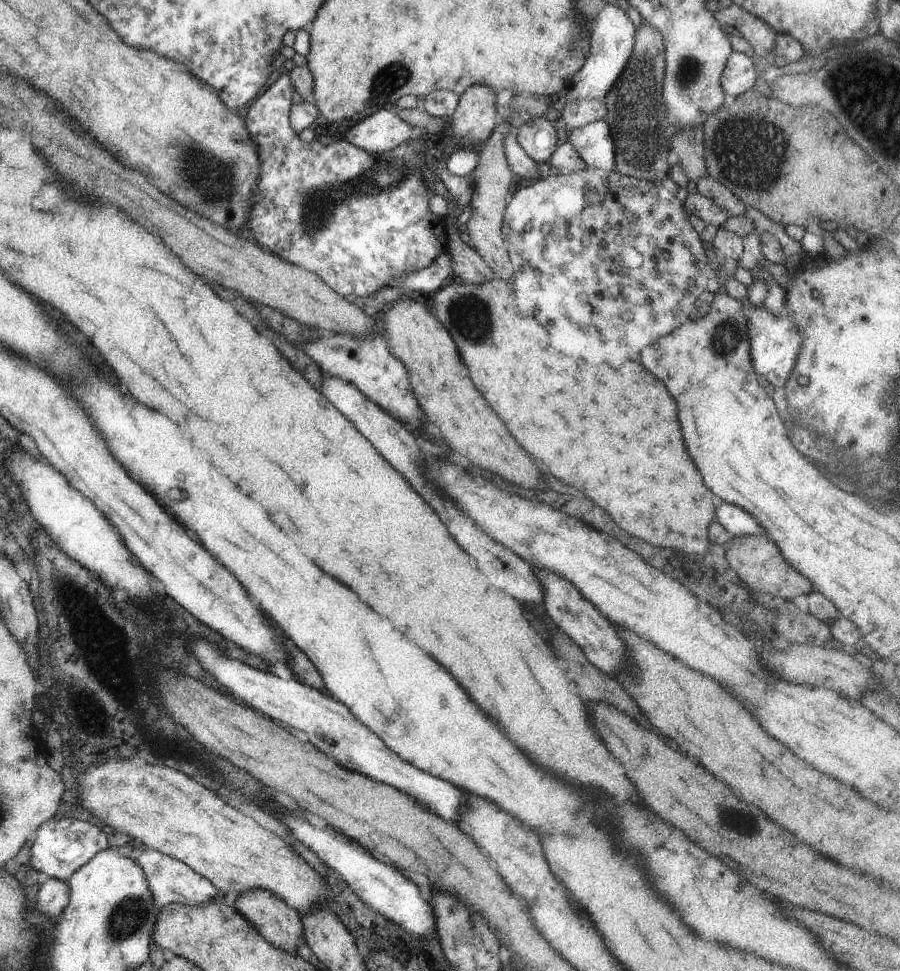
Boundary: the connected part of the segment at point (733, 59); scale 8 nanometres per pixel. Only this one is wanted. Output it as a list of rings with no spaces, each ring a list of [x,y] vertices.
[[[734,51],[728,56],[722,72],[722,90],[731,96],[740,96],[754,88],[757,73],[750,54]]]

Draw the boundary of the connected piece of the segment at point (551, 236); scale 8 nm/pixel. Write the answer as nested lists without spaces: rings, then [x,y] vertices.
[[[586,168],[571,173],[561,172],[547,178],[541,177],[533,183],[530,182],[530,186],[526,186],[526,188],[517,187],[508,206],[504,209],[502,236],[514,270],[511,286],[518,308],[526,316],[536,318],[550,332],[552,344],[558,352],[562,352],[570,358],[582,358],[592,366],[602,364],[602,362],[606,362],[610,366],[622,366],[622,362],[626,362],[630,356],[638,354],[644,346],[656,342],[658,338],[670,334],[676,327],[682,326],[684,322],[688,321],[694,308],[694,302],[708,288],[710,278],[716,276],[716,271],[708,262],[708,254],[702,245],[700,235],[690,224],[689,215],[683,202],[676,198],[670,188],[624,176],[619,172],[614,172],[614,169],[607,171]]]

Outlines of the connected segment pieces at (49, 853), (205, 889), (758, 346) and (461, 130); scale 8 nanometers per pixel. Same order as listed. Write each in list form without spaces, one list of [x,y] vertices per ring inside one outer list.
[[[58,816],[47,820],[40,826],[36,838],[33,838],[30,866],[38,872],[63,881],[70,880],[72,874],[81,866],[90,862],[98,852],[108,848],[108,838],[102,829],[88,821]]]
[[[151,848],[144,850],[138,858],[134,859],[134,862],[142,866],[158,909],[172,903],[202,906],[214,903],[214,898],[220,894],[218,888],[208,878],[192,870],[185,862],[157,850]]]
[[[760,305],[752,306],[748,315],[748,336],[754,370],[776,388],[783,387],[796,364],[796,356],[800,352],[800,342],[802,342],[800,332],[789,316],[784,315],[779,318]]]
[[[474,84],[460,95],[458,106],[447,128],[452,130],[455,142],[460,145],[478,144],[486,140],[497,127],[497,92]]]

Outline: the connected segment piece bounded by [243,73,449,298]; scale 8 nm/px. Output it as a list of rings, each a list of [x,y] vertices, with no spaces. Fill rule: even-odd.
[[[283,73],[272,86],[268,86],[264,90],[264,94],[260,94],[256,100],[252,101],[248,114],[244,117],[246,130],[250,134],[252,144],[256,146],[256,154],[260,160],[260,178],[256,182],[256,188],[252,190],[252,202],[250,202],[250,222],[247,224],[250,234],[254,240],[260,244],[262,248],[268,248],[273,255],[281,258],[284,262],[301,266],[314,274],[317,274],[332,290],[341,294],[343,297],[358,296],[366,298],[372,294],[377,294],[383,288],[388,288],[388,284],[392,280],[404,280],[408,274],[416,272],[416,270],[424,270],[430,266],[438,255],[448,251],[449,243],[447,238],[446,225],[447,222],[442,220],[440,216],[434,215],[430,210],[429,200],[434,196],[430,190],[432,183],[428,182],[426,170],[426,162],[431,161],[426,158],[426,154],[432,149],[432,143],[428,140],[424,130],[418,127],[413,127],[412,134],[406,142],[402,142],[396,148],[387,150],[383,153],[371,153],[367,150],[358,148],[348,141],[332,142],[324,146],[316,139],[311,142],[305,142],[300,139],[299,133],[292,128],[290,124],[290,113],[292,96],[294,96],[294,85],[288,73]]]

